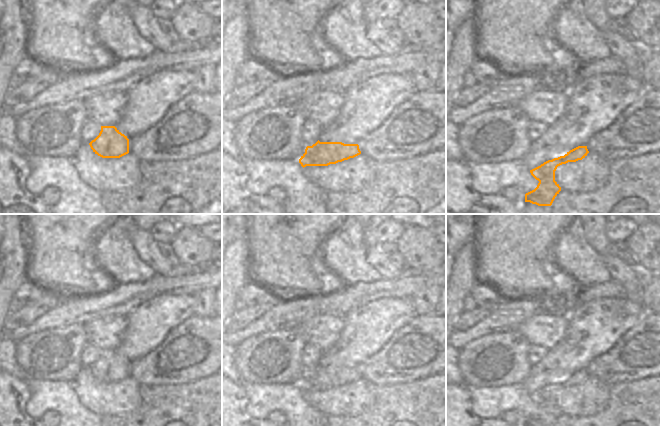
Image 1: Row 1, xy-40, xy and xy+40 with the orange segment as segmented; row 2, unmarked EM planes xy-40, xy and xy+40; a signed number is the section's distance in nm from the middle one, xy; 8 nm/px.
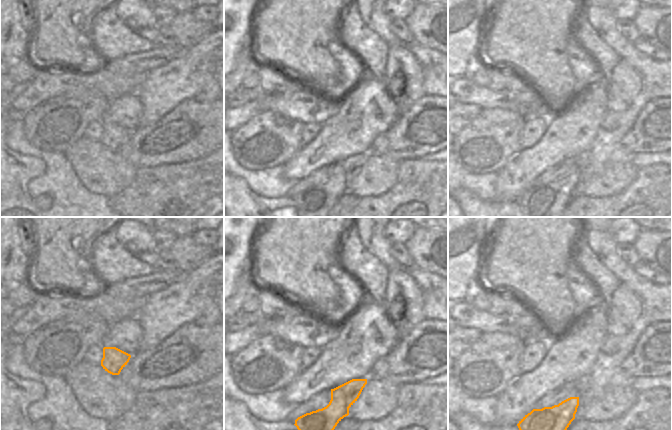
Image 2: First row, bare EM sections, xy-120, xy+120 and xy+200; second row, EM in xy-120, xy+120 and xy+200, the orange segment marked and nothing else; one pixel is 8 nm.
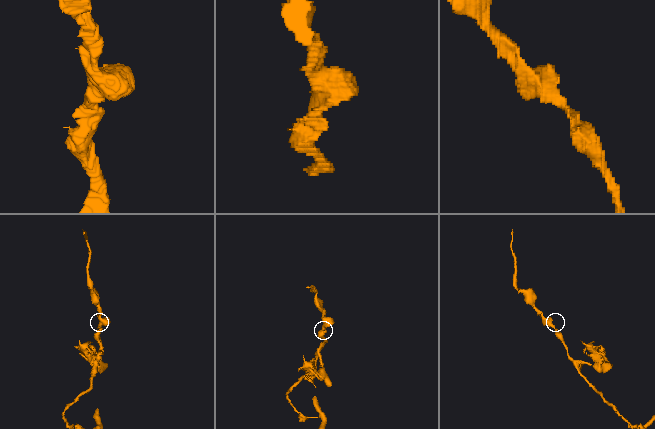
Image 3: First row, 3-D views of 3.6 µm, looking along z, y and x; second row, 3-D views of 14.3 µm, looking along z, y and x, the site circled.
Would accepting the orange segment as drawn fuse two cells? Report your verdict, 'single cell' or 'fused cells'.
single cell

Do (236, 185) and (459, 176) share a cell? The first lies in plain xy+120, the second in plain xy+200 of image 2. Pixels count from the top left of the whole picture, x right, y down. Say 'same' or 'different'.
different

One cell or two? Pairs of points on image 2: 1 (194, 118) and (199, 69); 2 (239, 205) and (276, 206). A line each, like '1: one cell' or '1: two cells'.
1: two cells
2: one cell

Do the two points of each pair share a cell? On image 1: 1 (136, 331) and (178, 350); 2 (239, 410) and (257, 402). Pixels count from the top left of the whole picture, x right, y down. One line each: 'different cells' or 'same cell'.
1: different cells
2: different cells

